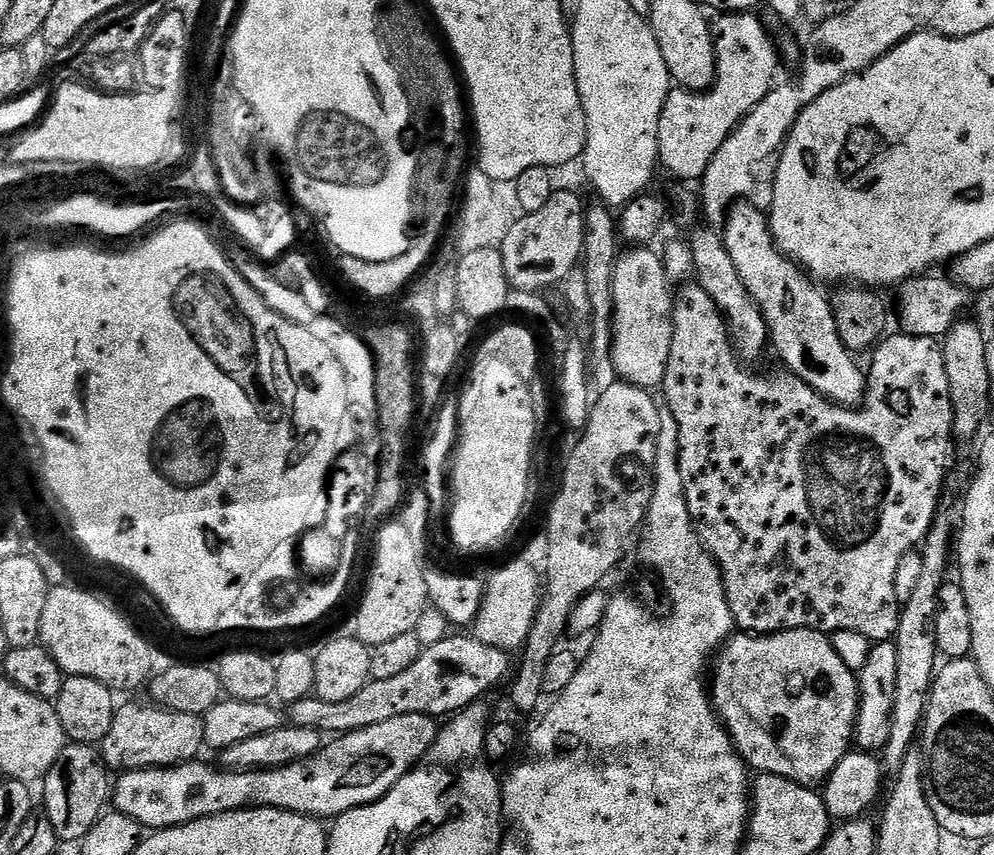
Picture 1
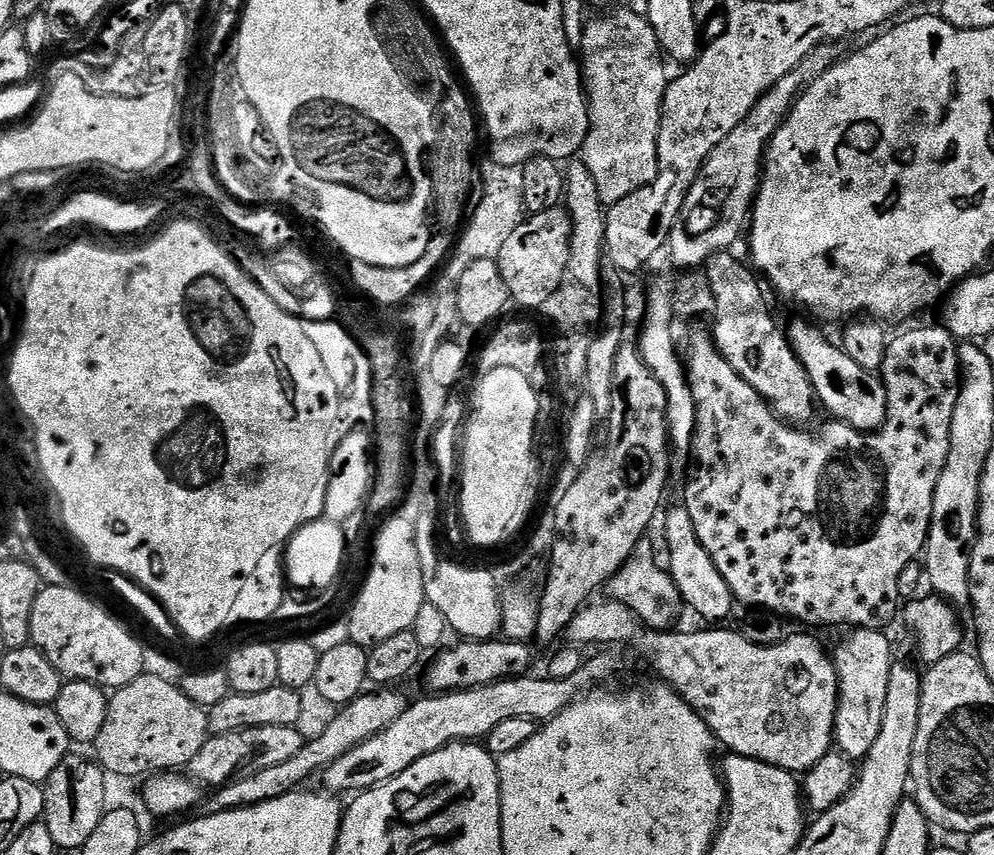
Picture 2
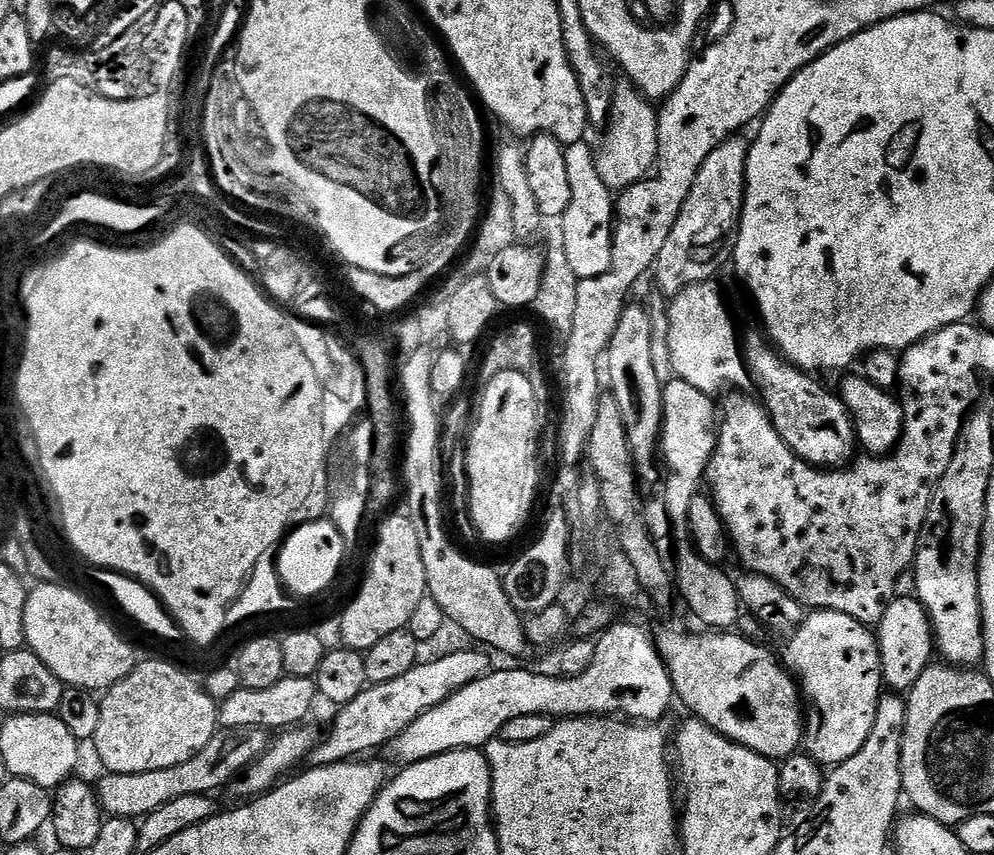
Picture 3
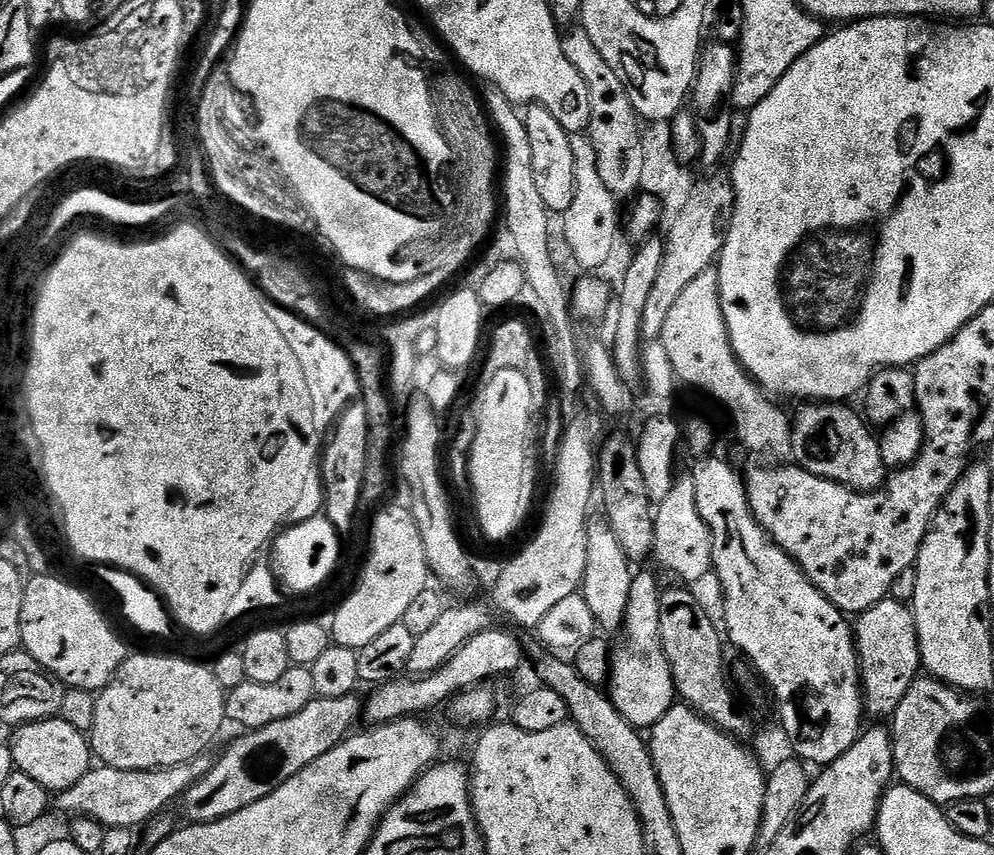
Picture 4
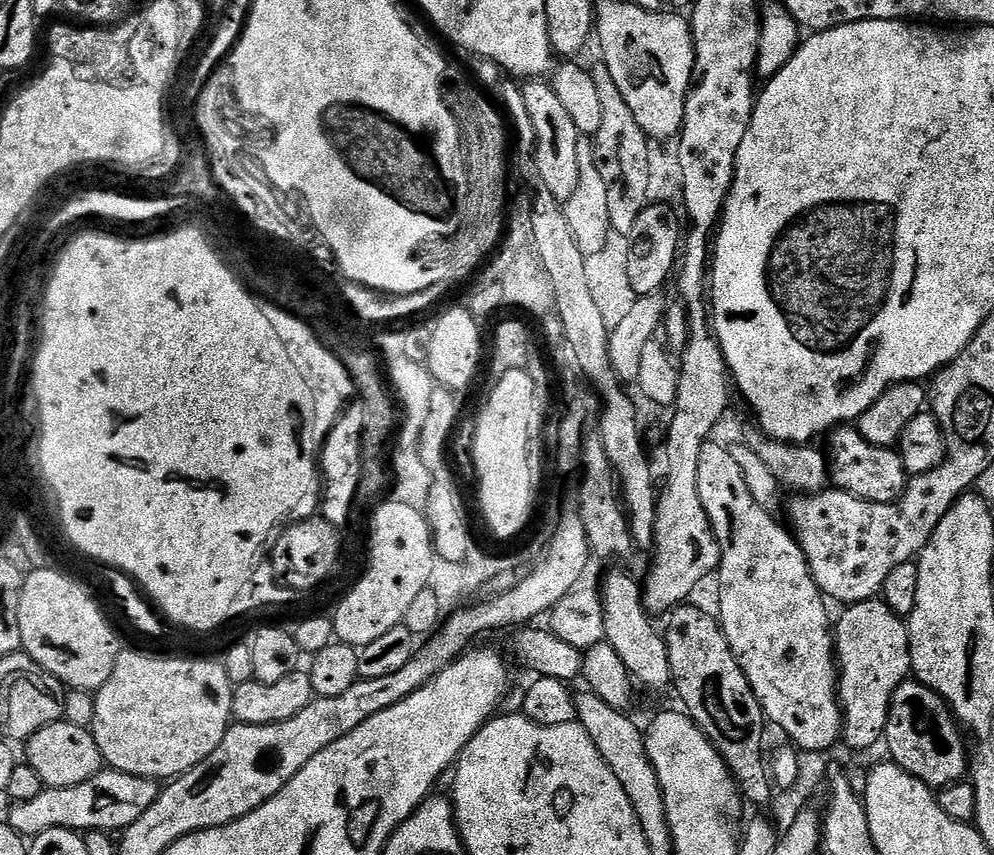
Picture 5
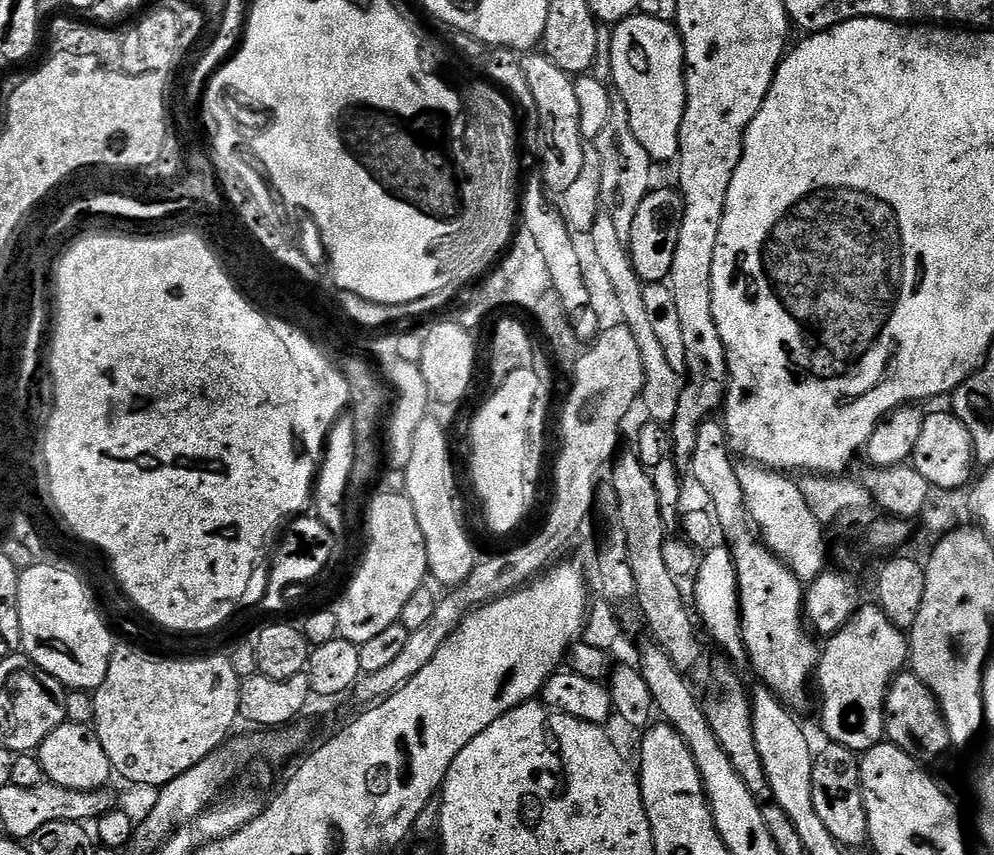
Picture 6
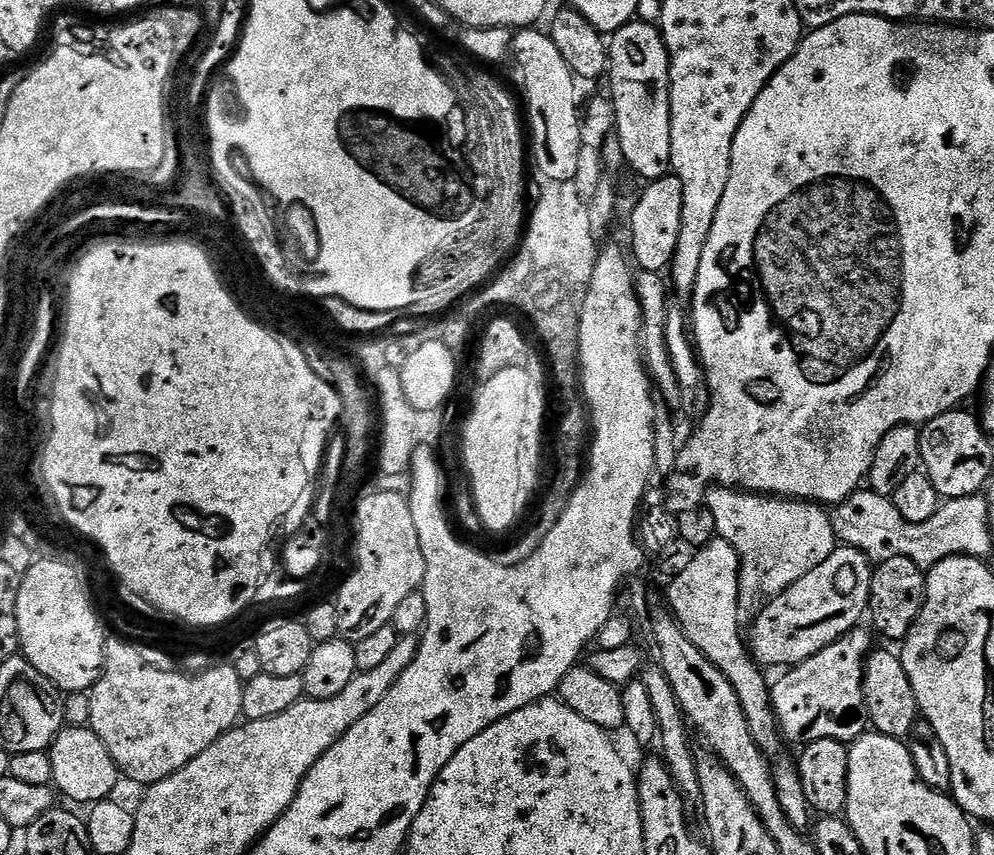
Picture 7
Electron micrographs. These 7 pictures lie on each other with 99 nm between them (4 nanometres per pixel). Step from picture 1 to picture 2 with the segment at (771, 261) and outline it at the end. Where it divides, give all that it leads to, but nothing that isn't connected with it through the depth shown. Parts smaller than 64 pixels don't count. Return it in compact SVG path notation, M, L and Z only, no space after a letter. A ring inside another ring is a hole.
M807 319L796 320L787 325L786 335L792 343L792 349L812 383L816 399L841 424L848 424L859 432L877 432L884 425L888 413L888 395L884 389L884 381L870 370L862 370L850 354L844 352L839 343L831 344L824 337L824 332L815 323Z

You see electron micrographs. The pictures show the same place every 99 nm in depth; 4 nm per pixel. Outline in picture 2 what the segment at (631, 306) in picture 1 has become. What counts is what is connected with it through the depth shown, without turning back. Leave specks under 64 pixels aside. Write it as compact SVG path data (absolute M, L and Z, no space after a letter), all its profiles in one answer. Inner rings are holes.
M652 288L648 292L648 309L644 312L644 333L638 339L640 356L646 362L662 382L662 386L668 395L668 434L670 444L684 454L691 453L692 435L696 432L696 407L693 404L692 391L688 385L685 365L682 363L682 356L676 353L672 345L672 320L674 321L674 309L669 289Z

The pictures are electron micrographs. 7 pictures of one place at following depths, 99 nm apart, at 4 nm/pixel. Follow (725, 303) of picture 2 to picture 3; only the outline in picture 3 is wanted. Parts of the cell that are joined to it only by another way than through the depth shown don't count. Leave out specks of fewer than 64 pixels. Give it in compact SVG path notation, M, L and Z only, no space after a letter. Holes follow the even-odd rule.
M763 331L752 332L742 340L742 351L744 362L748 366L748 374L751 383L756 384L760 391L759 399L762 401L764 411L772 420L772 425L778 430L778 434L802 458L807 464L814 464L817 468L825 470L835 470L841 466L847 465L849 461L857 455L858 441L856 438L856 424L852 420L852 415L848 412L848 407L840 400L835 391L823 388L819 384L817 377L811 372L803 372L794 364L789 364L779 352L776 351L771 340Z

